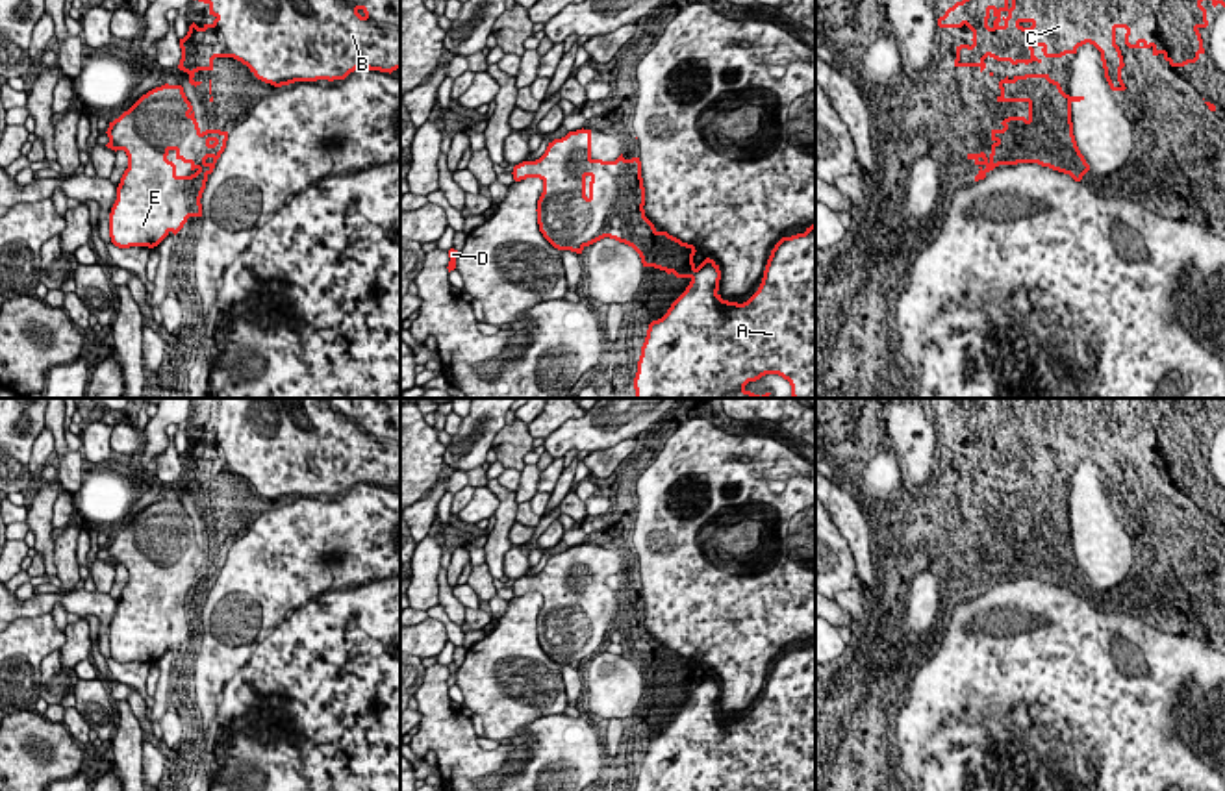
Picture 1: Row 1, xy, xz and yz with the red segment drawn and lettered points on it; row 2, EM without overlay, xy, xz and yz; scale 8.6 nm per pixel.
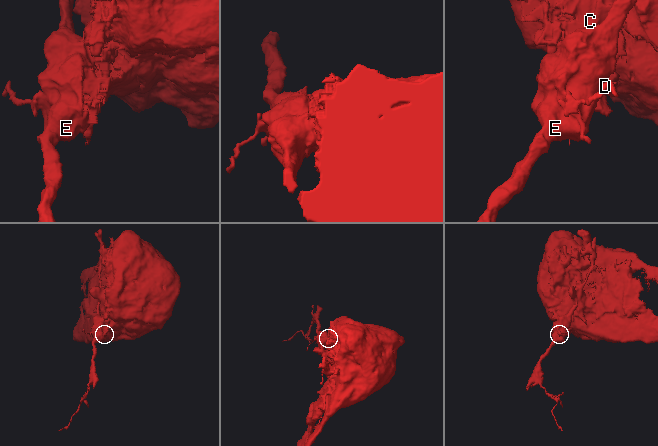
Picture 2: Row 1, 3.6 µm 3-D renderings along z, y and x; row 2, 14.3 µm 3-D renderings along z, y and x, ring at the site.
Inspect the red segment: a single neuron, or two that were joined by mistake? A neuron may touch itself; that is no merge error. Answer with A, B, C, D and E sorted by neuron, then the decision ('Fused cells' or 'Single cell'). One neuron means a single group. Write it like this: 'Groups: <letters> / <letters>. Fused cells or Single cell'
Groups: A B C / D E. Fused cells

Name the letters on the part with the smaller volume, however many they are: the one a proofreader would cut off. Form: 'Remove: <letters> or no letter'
Remove: D, E

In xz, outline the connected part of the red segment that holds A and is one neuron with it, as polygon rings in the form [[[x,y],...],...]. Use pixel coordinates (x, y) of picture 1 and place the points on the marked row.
[[[815,224],[806,228],[804,233],[782,237],[775,245],[775,248],[771,250],[771,256],[767,259],[764,278],[762,278],[758,291],[743,304],[728,302],[728,300],[721,298],[721,295],[717,293],[719,280],[721,280],[719,265],[714,259],[706,257],[697,267],[693,263],[693,256],[697,252],[693,245],[682,243],[680,239],[669,235],[667,232],[656,232],[649,237],[641,237],[639,241],[645,245],[641,250],[643,267],[654,267],[654,269],[665,270],[667,274],[673,272],[676,278],[689,278],[691,282],[686,287],[686,291],[671,304],[667,313],[662,319],[652,320],[649,324],[647,337],[641,346],[641,356],[638,361],[638,372],[634,378],[636,398],[767,398],[771,393],[765,393],[760,396],[760,395],[754,395],[745,389],[745,385],[749,382],[756,382],[765,374],[778,374],[784,380],[788,380],[791,385],[793,398],[815,398]]]

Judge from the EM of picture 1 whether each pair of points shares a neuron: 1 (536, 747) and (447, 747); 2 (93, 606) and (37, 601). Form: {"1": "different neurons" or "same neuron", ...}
{"1": "same neuron", "2": "same neuron"}

